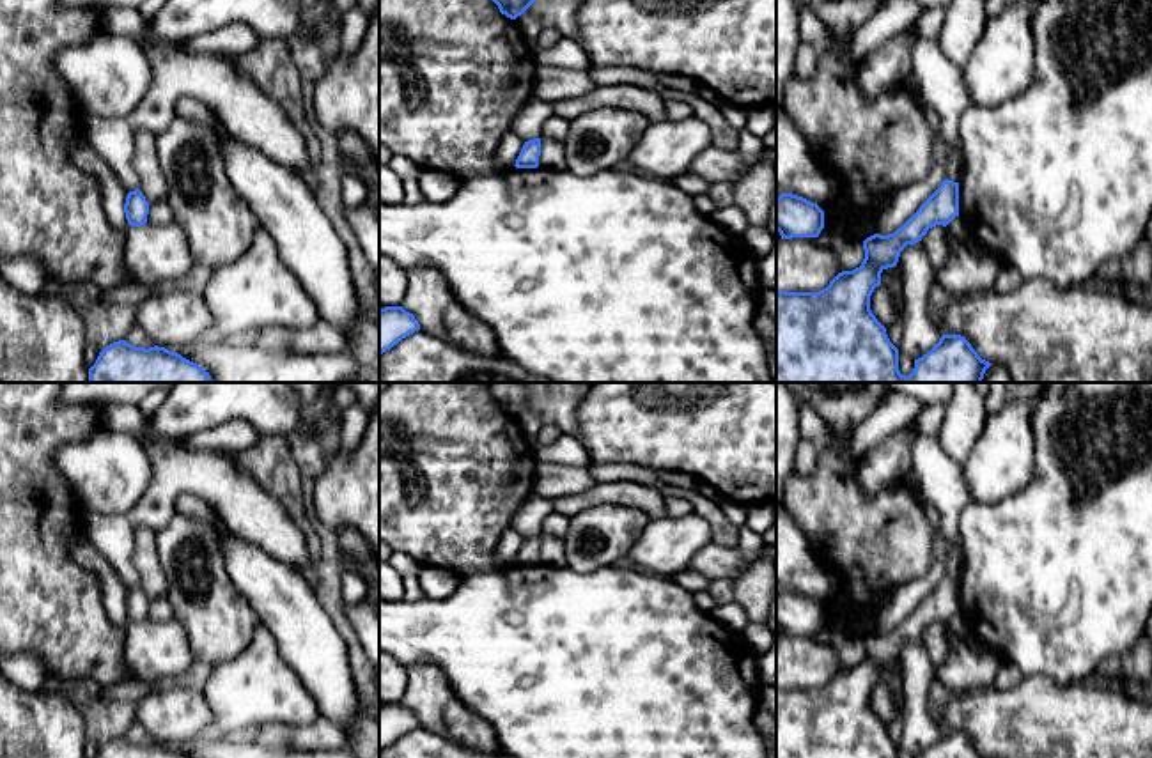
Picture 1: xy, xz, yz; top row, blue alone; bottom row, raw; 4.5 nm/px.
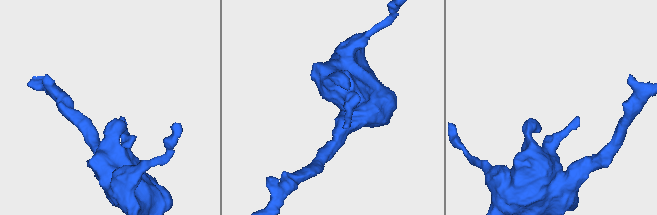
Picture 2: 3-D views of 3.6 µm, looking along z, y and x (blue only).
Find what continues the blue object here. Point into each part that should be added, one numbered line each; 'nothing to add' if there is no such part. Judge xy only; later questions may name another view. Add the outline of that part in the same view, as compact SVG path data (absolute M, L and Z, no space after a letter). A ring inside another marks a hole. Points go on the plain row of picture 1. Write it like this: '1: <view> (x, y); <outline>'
nothing to add

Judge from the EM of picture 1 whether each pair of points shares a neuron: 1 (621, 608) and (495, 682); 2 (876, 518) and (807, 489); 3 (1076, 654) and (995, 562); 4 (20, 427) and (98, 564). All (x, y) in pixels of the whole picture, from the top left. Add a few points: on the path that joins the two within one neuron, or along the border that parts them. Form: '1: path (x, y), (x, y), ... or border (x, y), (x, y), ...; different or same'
1: path (589, 640), (569, 656), (527, 656); same
2: path (858, 518), (837, 518), (825, 505); same
3: path (1064, 631), (1018, 585); same
4: border (82, 523), (71, 558), (93, 571); different

